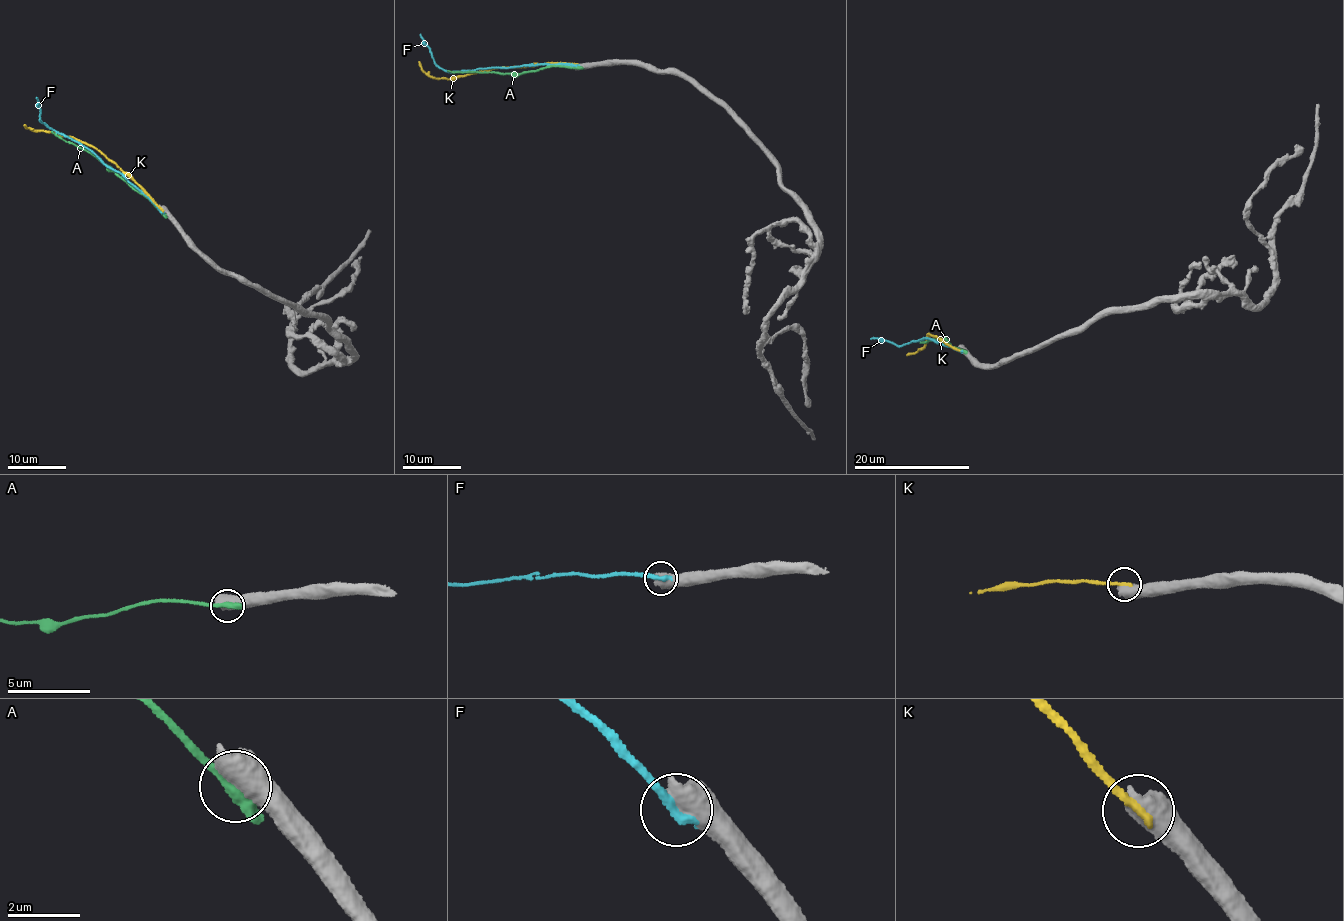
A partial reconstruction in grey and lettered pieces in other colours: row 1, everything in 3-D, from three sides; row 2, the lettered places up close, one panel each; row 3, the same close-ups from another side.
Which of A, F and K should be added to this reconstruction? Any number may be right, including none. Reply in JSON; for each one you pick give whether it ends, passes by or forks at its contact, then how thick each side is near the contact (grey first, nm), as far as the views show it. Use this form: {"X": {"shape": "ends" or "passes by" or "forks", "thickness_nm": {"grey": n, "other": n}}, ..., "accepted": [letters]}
{"accepted": []}

